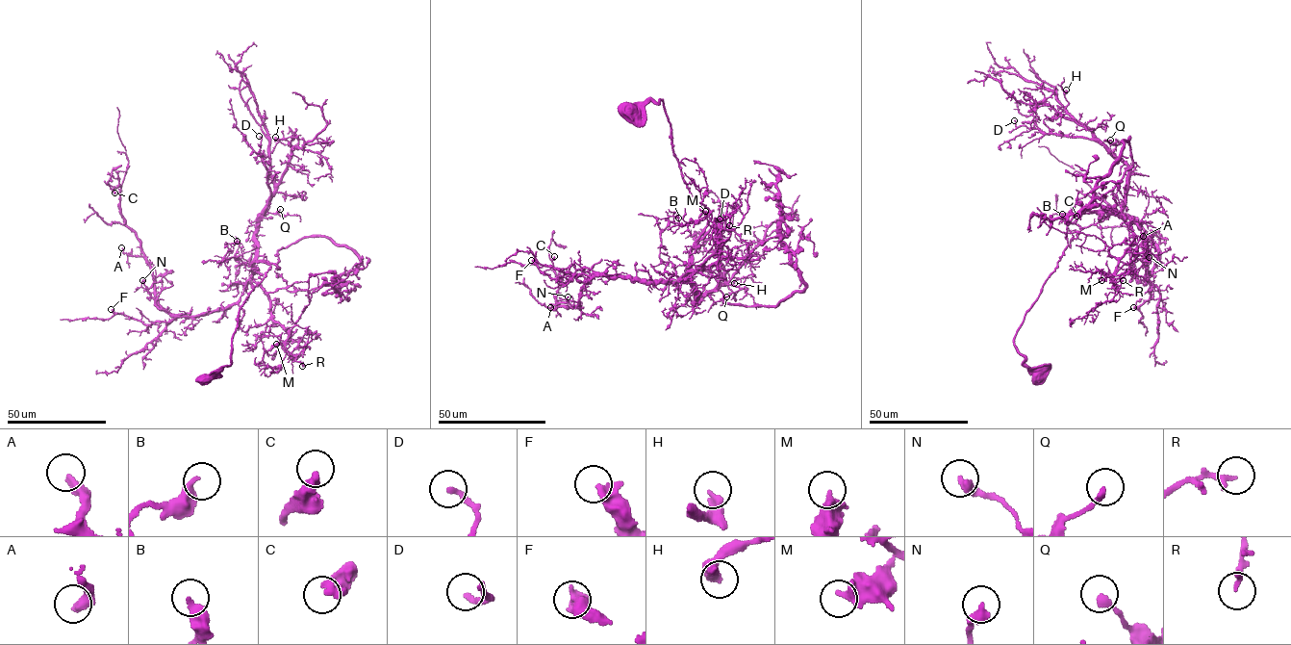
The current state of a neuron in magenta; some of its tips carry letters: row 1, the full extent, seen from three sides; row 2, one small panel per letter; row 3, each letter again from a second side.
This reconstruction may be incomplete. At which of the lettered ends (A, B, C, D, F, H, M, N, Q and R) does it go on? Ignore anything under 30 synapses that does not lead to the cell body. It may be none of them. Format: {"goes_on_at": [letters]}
{"goes_on_at": []}

